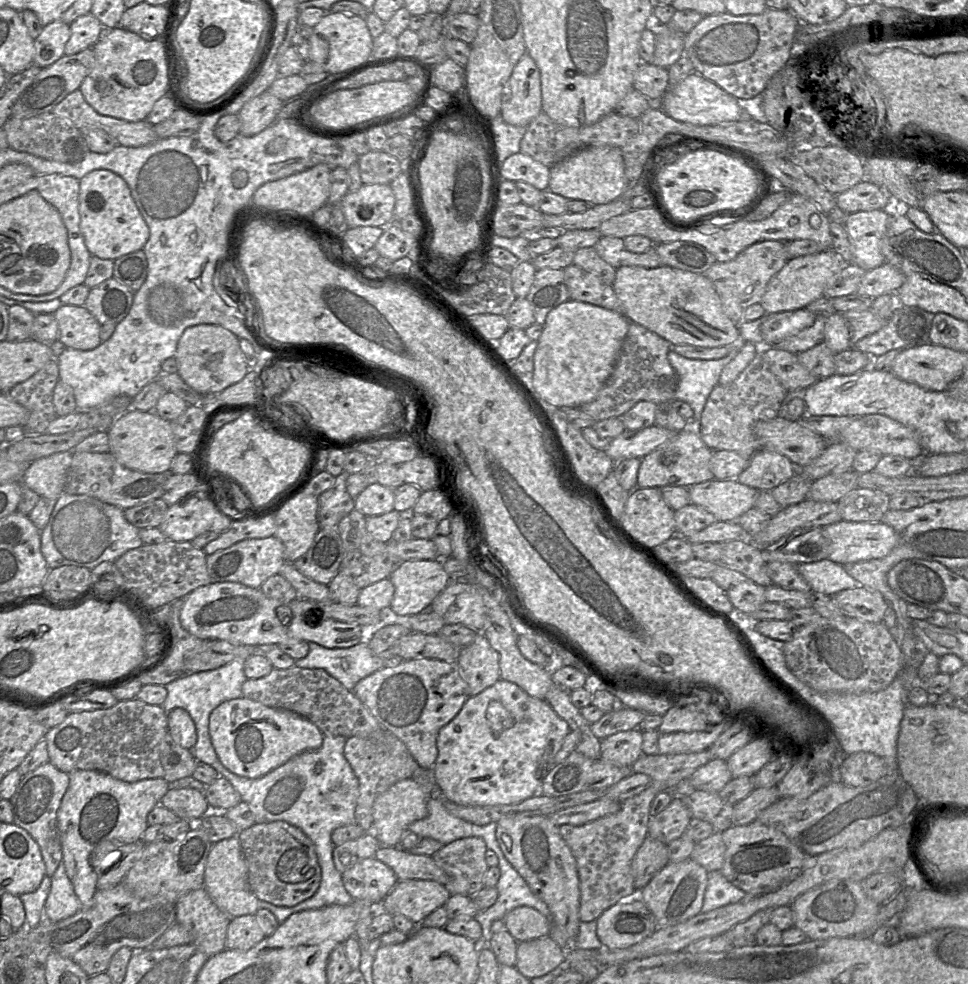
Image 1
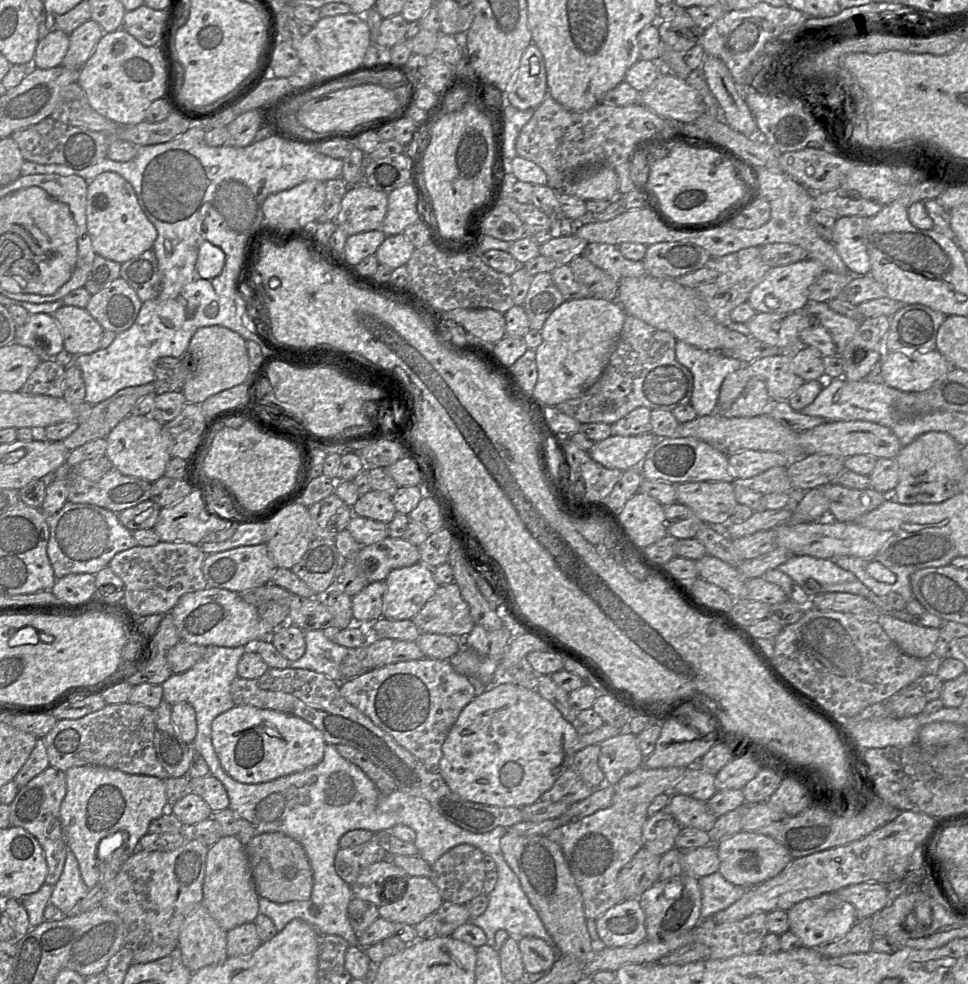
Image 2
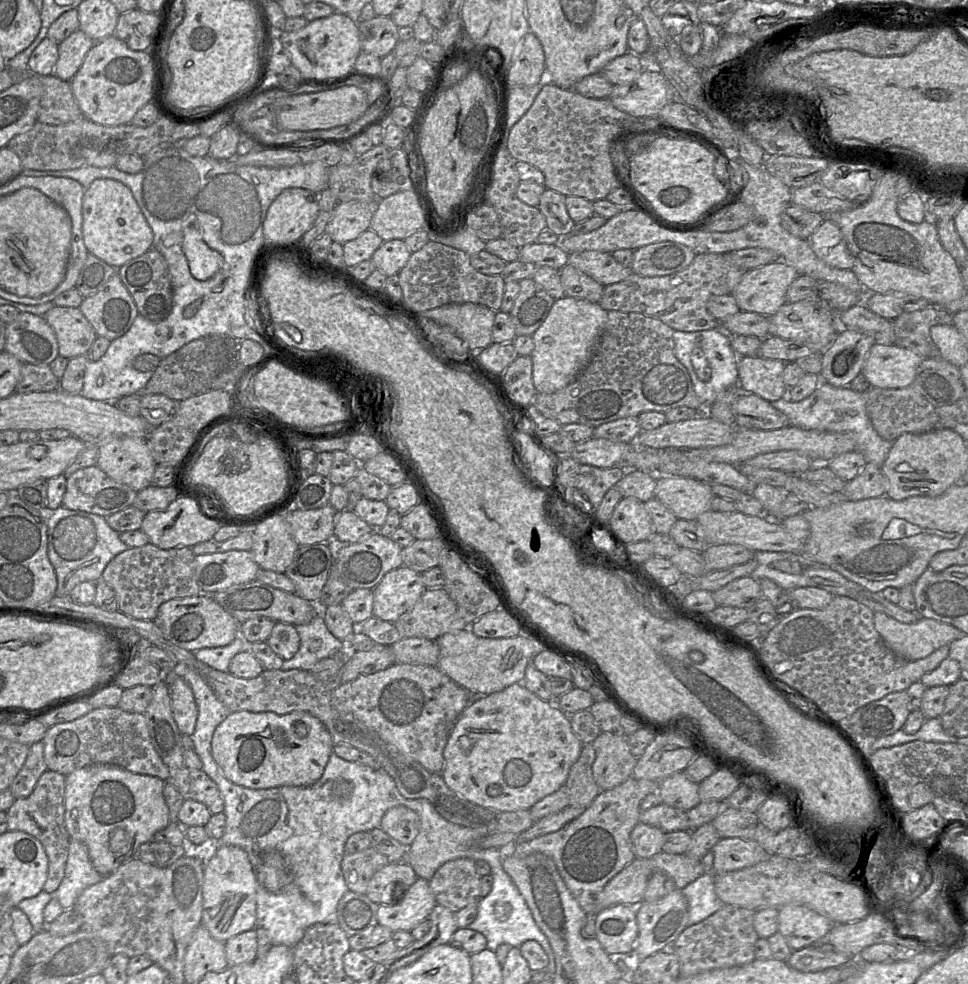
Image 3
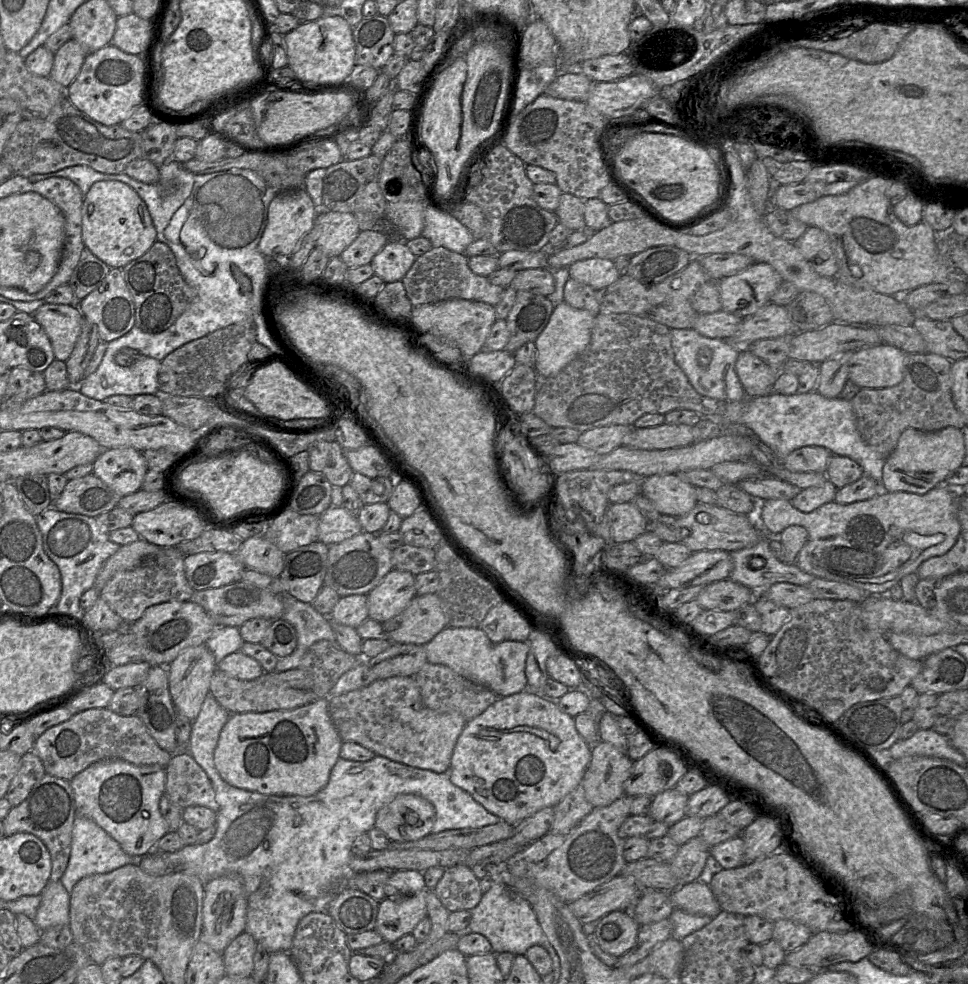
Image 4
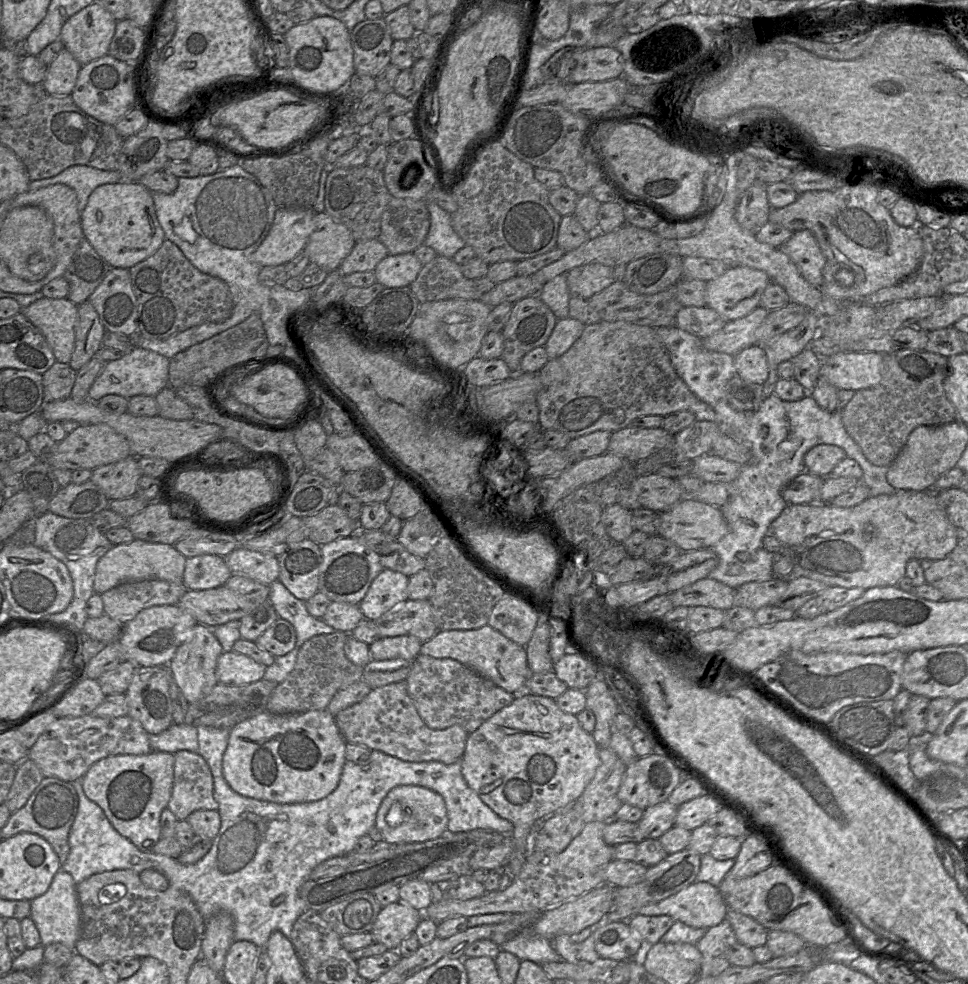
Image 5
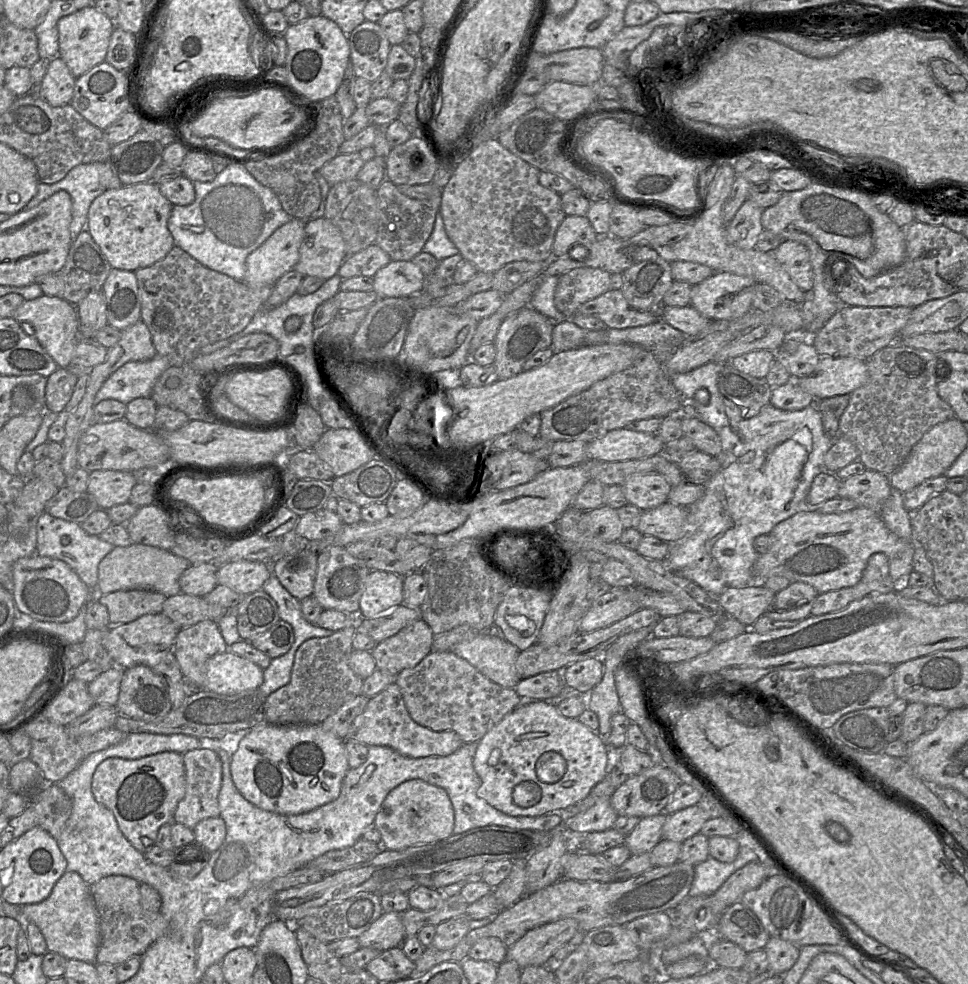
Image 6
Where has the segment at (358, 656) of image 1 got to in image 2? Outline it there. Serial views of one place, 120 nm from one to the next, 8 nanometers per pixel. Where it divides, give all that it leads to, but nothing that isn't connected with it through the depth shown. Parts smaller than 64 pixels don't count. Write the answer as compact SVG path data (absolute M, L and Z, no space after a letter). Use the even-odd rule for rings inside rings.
M321 629L304 631L306 650L298 659L289 662L291 668L301 668L322 673L336 681L344 681L340 664L349 654L345 646L334 643L330 633Z

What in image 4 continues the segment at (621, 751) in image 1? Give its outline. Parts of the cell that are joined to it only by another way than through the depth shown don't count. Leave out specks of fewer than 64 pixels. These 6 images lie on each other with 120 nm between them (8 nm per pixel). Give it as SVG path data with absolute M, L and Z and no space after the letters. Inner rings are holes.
M600 740L591 745L591 760L582 779L587 801L596 808L609 806L620 798L624 794L624 783L631 774L633 763L627 752L621 752L610 743Z

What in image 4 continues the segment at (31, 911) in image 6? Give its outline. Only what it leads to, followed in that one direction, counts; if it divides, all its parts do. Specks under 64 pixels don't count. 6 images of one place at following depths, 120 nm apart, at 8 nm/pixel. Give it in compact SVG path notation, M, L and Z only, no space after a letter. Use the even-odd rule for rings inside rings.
M60 881L50 882L41 893L41 902L34 919L40 931L69 924L70 894Z

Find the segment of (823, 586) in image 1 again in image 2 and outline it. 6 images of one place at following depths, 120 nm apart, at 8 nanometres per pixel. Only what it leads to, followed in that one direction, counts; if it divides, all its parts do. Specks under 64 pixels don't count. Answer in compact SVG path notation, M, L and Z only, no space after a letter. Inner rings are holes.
M793 555L782 566L782 572L800 586L809 579L819 585L833 585L857 580L855 575L837 566L831 559Z

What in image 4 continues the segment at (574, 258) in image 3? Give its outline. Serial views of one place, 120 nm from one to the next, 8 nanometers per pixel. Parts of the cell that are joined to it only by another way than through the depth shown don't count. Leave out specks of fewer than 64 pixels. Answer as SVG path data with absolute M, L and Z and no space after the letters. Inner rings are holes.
M587 258L576 261L568 266L570 278L599 291L619 279L613 260L602 258Z

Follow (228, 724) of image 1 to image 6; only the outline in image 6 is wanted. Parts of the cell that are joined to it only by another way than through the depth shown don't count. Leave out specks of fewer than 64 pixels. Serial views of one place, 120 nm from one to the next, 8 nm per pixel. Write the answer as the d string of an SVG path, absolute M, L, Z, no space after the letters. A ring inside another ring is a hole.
M263 723L261 725L257 725L245 732L244 736L239 742L237 751L232 755L230 761L231 777L240 794L247 801L258 808L281 815L296 815L306 813L337 799L341 792L343 779L345 778L349 769L350 766L346 755L345 741L339 738L333 732L324 730L321 724L279 726Z

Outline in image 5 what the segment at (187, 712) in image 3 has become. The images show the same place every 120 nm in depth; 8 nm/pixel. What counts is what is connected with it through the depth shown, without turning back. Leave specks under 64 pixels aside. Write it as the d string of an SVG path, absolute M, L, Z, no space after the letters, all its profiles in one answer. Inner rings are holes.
M201 623L195 625L190 636L177 648L168 663L168 670L189 704L207 695L218 684L216 666L222 652L222 646L212 629Z

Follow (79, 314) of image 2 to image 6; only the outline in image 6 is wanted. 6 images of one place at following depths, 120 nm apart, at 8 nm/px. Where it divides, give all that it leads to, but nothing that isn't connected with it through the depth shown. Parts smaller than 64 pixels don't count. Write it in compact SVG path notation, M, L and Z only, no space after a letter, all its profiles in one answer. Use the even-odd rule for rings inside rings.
M43 294L33 300L24 300L14 312L13 318L20 323L28 323L31 327L28 334L33 334L37 338L58 367L71 367L78 342L78 316L75 305L61 297Z

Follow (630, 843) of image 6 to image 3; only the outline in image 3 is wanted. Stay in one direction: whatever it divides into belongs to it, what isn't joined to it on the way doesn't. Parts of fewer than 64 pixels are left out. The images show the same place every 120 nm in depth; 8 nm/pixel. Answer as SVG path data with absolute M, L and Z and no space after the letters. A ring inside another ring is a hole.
M683 771L676 772L658 784L661 802L688 811L700 803L699 783L690 780Z

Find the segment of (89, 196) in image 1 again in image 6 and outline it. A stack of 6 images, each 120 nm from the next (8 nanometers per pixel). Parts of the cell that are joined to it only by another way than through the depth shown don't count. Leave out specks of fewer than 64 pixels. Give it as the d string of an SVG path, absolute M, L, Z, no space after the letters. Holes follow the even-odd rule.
M152 181L107 189L91 203L85 230L89 231L111 267L135 272L162 260L175 246L173 236L167 227L172 208L171 202Z

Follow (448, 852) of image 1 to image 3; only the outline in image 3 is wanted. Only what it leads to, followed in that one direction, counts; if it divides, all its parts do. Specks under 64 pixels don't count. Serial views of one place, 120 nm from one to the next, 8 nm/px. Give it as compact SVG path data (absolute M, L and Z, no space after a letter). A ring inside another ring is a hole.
M458 858L444 863L429 880L437 904L453 913L470 904L478 904L480 876L475 861Z

